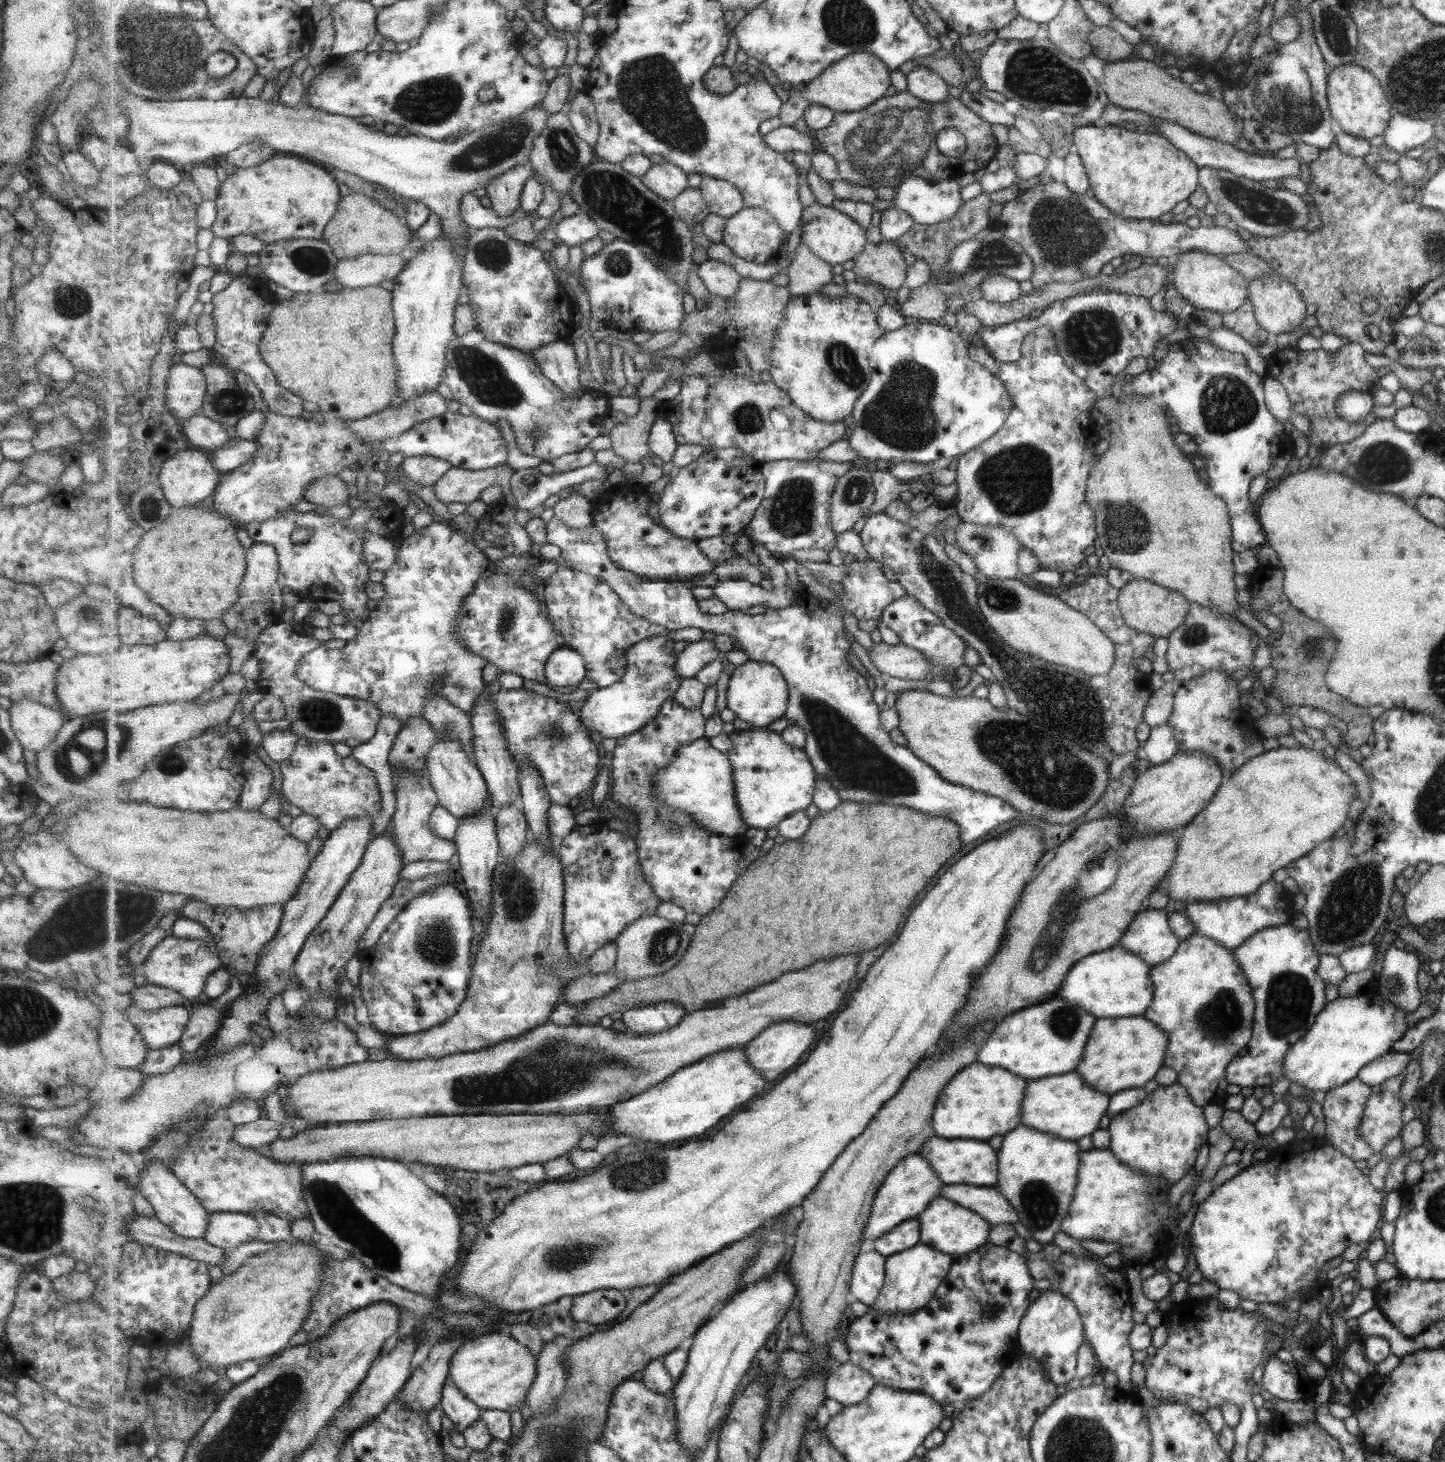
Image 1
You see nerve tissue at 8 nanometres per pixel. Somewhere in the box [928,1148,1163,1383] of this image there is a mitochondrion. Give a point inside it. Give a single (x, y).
(1040, 1203)

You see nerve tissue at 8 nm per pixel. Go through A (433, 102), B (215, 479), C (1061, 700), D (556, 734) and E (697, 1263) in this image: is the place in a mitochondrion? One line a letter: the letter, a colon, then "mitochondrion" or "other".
A: mitochondrion
B: other
C: mitochondrion
D: mitochondrion
E: other

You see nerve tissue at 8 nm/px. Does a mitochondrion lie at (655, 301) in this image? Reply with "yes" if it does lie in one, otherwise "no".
no

